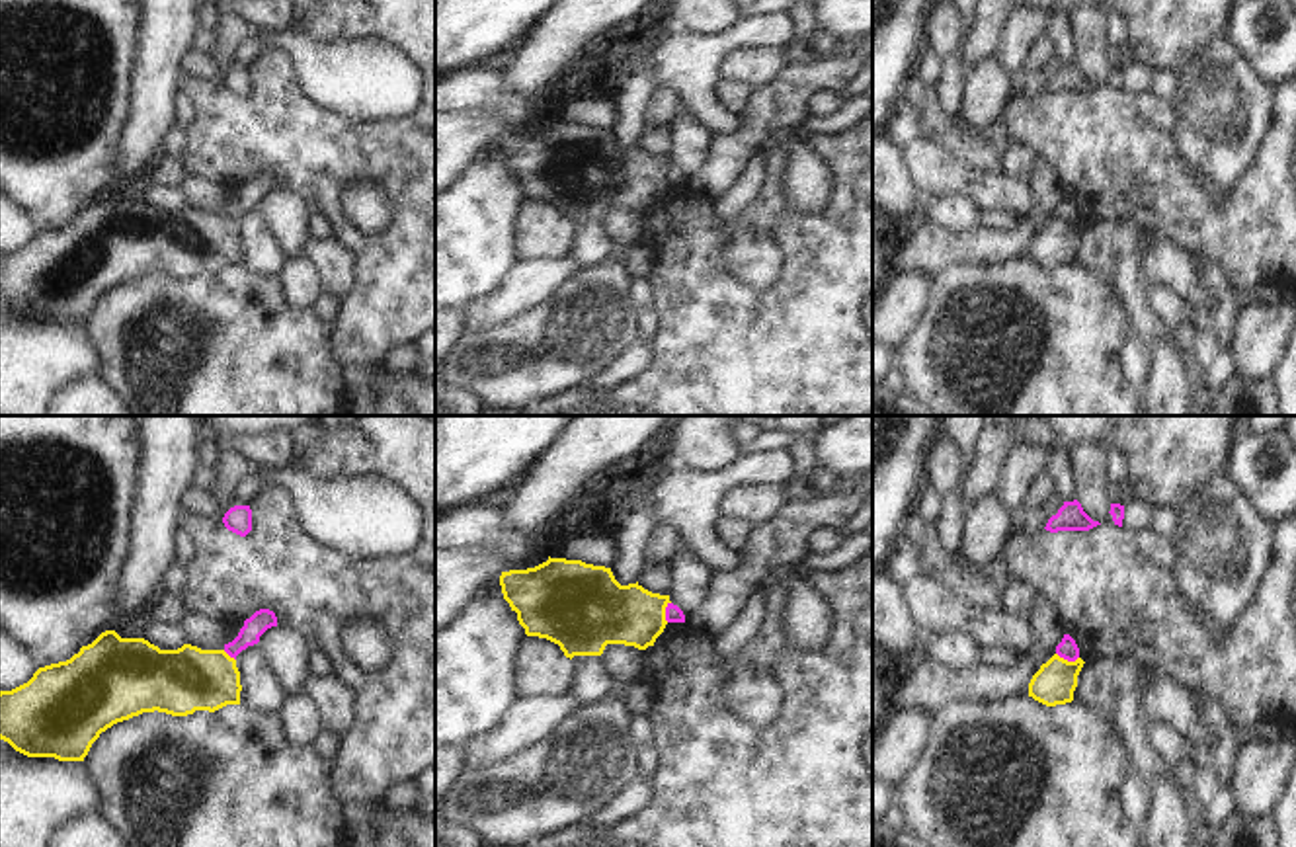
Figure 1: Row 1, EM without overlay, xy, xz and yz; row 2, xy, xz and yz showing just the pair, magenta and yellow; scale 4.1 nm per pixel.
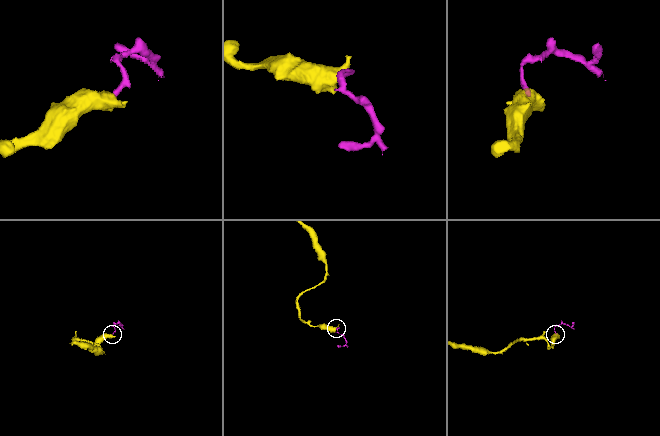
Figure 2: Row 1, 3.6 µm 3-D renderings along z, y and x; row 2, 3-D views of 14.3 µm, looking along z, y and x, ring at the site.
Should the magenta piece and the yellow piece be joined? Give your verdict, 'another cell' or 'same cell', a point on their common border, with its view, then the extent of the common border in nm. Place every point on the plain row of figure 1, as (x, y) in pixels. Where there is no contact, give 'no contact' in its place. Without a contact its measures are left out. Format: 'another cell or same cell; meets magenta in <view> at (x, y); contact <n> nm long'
another cell; meets magenta in yz at (1068, 223); contact 100 nm long

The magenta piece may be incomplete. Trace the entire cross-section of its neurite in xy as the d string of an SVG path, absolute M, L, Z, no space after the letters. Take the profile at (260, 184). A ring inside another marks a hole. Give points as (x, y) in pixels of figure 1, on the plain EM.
M269 172L256 174L250 182L244 183L238 199L232 205L224 207L224 215L236 222L242 213L258 207L260 199L271 189L277 189L275 176Z

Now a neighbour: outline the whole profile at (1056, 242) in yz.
M1054 217L1040 232L1033 238L1029 246L1029 260L1034 263L1056 269L1073 263L1073 254L1077 250L1077 238L1083 230L1083 222L1068 224Z

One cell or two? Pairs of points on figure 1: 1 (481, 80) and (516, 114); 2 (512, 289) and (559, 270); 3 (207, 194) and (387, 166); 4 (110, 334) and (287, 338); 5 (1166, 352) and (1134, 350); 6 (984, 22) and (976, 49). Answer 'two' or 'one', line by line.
1: one
2: one
3: two
4: one
5: two
6: one

